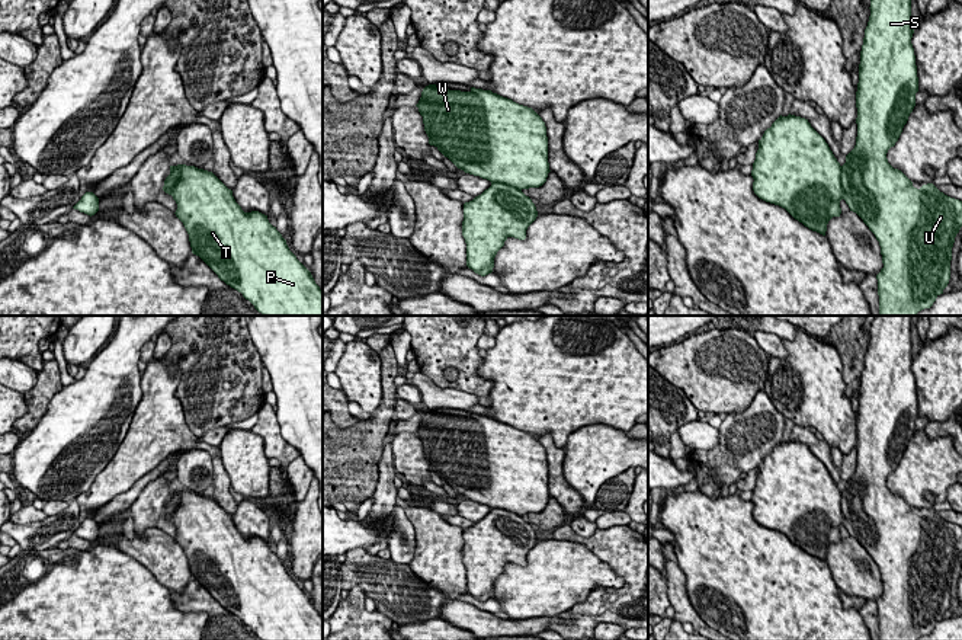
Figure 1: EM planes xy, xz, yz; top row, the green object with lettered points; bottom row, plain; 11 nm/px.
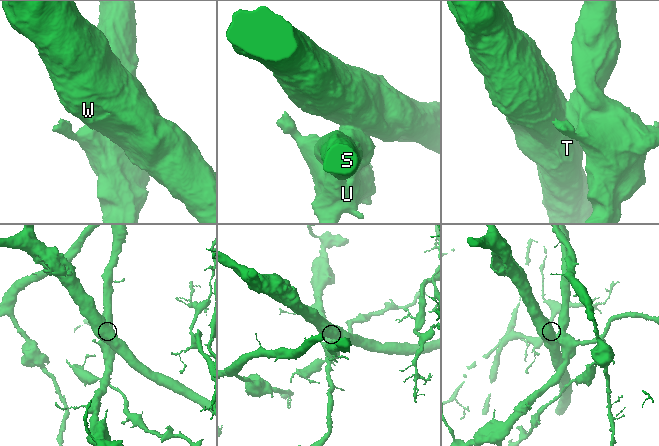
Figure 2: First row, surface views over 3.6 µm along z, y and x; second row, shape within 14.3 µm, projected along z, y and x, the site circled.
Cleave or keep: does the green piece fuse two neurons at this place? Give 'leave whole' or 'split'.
split

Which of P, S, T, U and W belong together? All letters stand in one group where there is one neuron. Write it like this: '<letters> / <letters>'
P T W / S U

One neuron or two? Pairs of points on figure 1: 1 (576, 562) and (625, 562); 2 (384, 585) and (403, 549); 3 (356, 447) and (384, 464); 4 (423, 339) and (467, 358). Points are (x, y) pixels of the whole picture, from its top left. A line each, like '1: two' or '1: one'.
1: two
2: two
3: two
4: one

